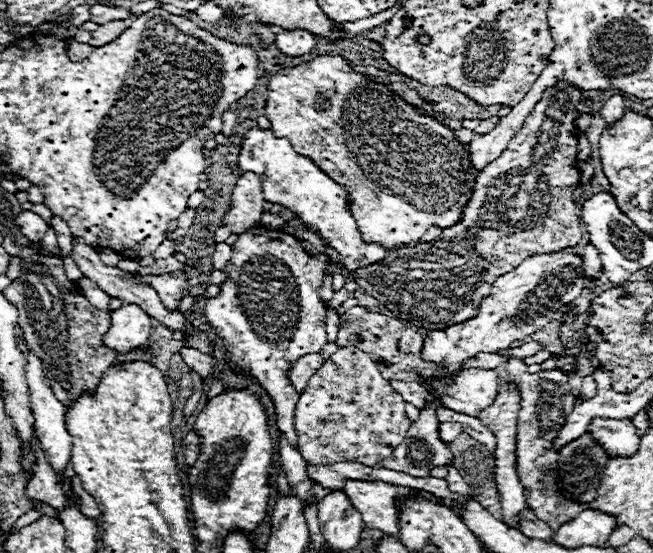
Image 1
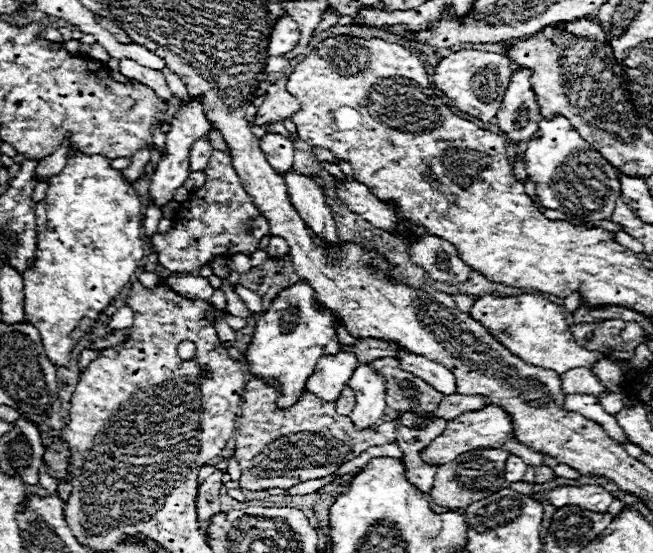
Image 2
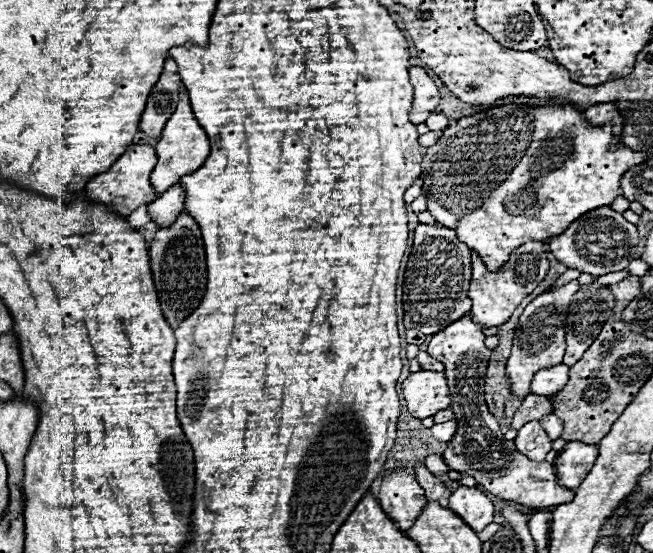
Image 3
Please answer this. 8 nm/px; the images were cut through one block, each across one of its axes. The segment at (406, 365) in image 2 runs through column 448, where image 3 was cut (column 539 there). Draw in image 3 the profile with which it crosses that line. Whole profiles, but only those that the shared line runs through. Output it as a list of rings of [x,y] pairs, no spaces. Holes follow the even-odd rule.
[[[566,364],[538,370],[532,380],[532,394],[546,394],[546,396],[558,394],[558,390],[562,390],[568,382],[568,370],[570,366]]]

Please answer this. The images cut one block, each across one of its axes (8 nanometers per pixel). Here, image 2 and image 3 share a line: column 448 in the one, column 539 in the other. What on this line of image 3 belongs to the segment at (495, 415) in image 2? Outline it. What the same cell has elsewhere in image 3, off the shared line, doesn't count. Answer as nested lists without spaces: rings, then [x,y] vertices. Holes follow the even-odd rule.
[[[538,420],[524,424],[518,430],[518,436],[514,438],[514,442],[516,442],[516,450],[526,454],[534,462],[542,462],[546,454],[552,450],[552,440],[548,438],[548,434],[544,432]]]

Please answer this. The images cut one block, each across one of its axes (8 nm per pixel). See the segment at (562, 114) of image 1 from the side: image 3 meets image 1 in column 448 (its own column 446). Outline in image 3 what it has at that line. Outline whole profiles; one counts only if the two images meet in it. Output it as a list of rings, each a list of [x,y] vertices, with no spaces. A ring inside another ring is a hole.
[[[418,224],[414,230],[414,244],[412,256],[408,258],[406,272],[404,272],[404,326],[420,330],[424,334],[436,334],[442,326],[448,326],[452,320],[462,318],[462,314],[470,312],[472,302],[468,298],[470,286],[470,248],[462,246],[456,238],[456,232],[446,226],[428,226]],[[440,320],[440,322],[428,322]]]

